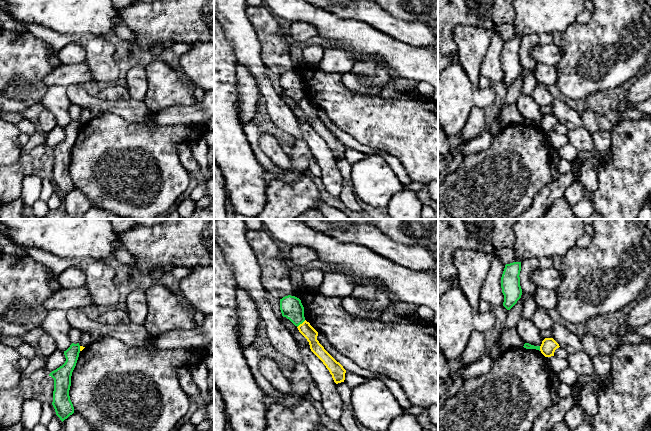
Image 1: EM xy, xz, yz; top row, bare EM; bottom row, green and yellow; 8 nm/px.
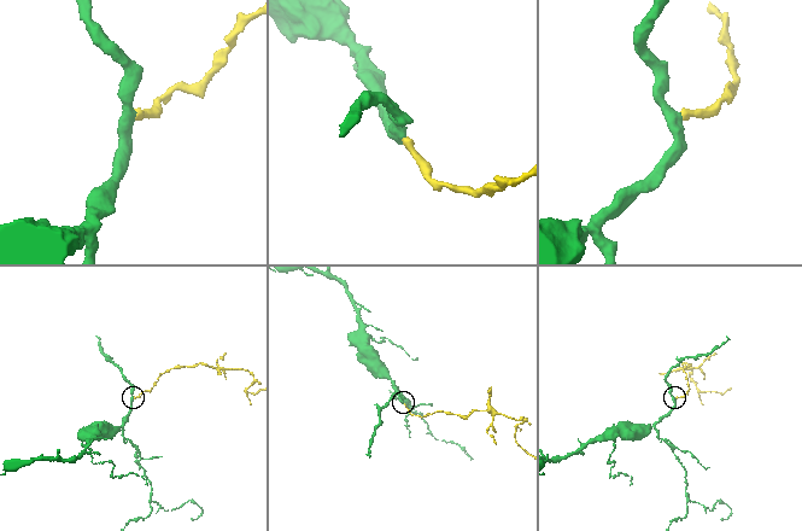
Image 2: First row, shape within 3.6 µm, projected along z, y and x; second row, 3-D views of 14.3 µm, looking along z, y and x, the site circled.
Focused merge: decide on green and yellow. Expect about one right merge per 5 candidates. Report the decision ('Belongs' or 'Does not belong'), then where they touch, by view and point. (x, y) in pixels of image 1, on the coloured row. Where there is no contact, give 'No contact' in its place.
Does not belong. Touches green at xz (301, 323)

